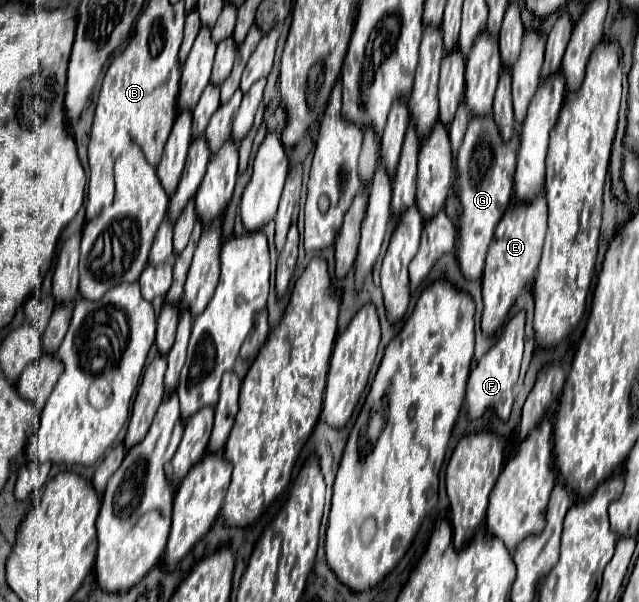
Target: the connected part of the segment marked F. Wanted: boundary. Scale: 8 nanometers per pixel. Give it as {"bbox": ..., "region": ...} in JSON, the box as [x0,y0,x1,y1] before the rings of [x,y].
{"bbox":[466,312,524,420],"region":[[[516,312],[512,316],[512,320],[506,324],[500,340],[484,354],[482,360],[478,360],[476,368],[472,368],[470,372],[470,380],[468,380],[468,390],[466,390],[466,412],[472,418],[482,416],[488,408],[494,408],[496,416],[500,420],[508,420],[510,412],[512,412],[512,386],[518,380],[518,372],[520,372],[520,362],[522,362],[522,348],[524,348],[524,312]]]}

